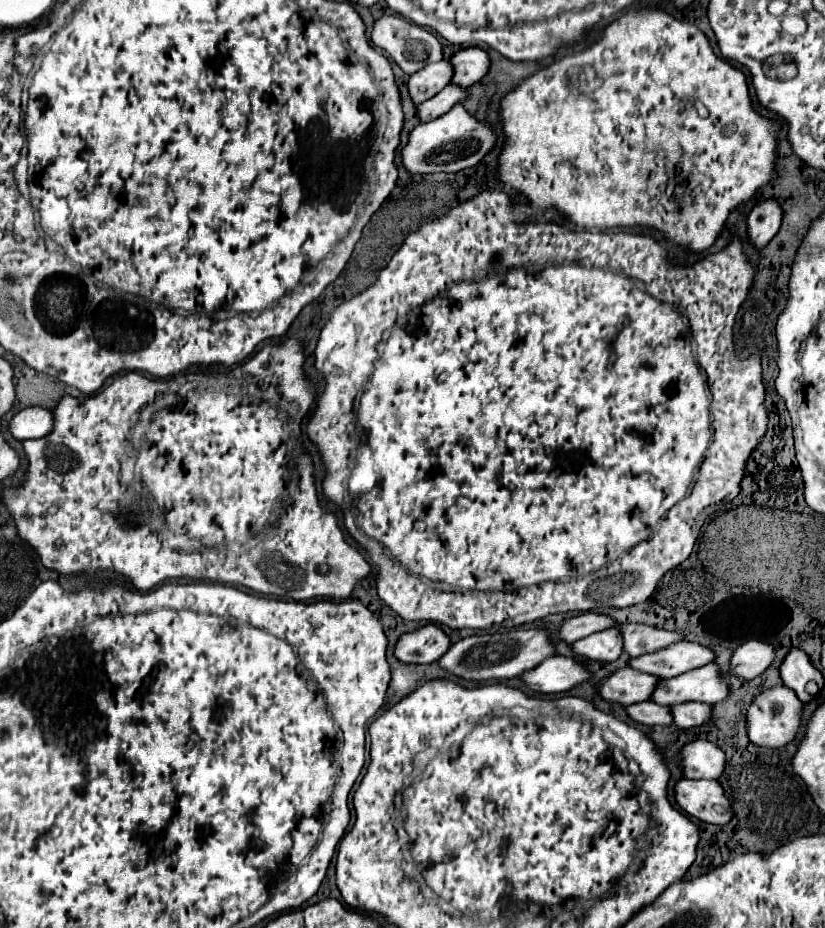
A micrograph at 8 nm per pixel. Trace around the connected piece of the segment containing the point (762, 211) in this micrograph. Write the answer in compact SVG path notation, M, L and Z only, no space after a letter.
M775 200L759 202L747 218L747 238L757 250L765 248L781 226L781 208Z

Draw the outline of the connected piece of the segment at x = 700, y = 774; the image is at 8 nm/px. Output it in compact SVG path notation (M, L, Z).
M693 740L681 748L685 778L719 778L725 768L725 754L709 740Z

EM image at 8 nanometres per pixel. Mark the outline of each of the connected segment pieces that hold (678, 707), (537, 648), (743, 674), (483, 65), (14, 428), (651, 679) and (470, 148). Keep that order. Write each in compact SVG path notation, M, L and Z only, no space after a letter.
M683 702L683 704L673 704L667 706L671 712L671 718L675 720L673 724L677 728L695 728L705 722L709 722L711 716L711 706L701 704L701 702Z
M531 628L531 630L509 630L509 632L495 632L495 634L467 636L451 644L449 650L437 660L437 664L445 672L457 678L471 680L471 682L487 682L487 680L515 678L527 668L535 668L535 664L543 662L549 656L553 656L553 644L549 632Z
M747 640L733 650L733 656L729 660L729 674L743 680L751 680L761 672L765 672L765 668L773 660L773 652L775 650L771 644Z
M473 46L473 48L463 48L463 50L455 52L451 56L449 64L453 66L451 84L455 84L459 88L469 88L471 84L479 82L487 74L489 56L485 50Z
M23 408L17 412L7 426L9 434L17 440L27 438L43 438L47 432L51 432L51 412L47 408Z
M621 668L611 672L597 684L597 694L607 702L617 702L627 706L633 702L649 700L657 680L659 680L657 676L643 674L633 668Z
M455 104L445 116L419 124L409 132L409 142L401 150L401 160L411 174L435 174L435 172L459 172L475 166L495 144L491 126L477 122L463 104Z

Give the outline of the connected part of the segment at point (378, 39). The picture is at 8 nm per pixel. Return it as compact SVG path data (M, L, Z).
M385 14L375 20L373 30L371 30L371 40L377 48L385 50L385 54L389 58L393 58L405 74L413 74L413 72L421 70L423 66L427 66L431 62L439 62L443 58L443 48L431 32L427 32L425 28L421 28L413 22L407 22L395 14Z

